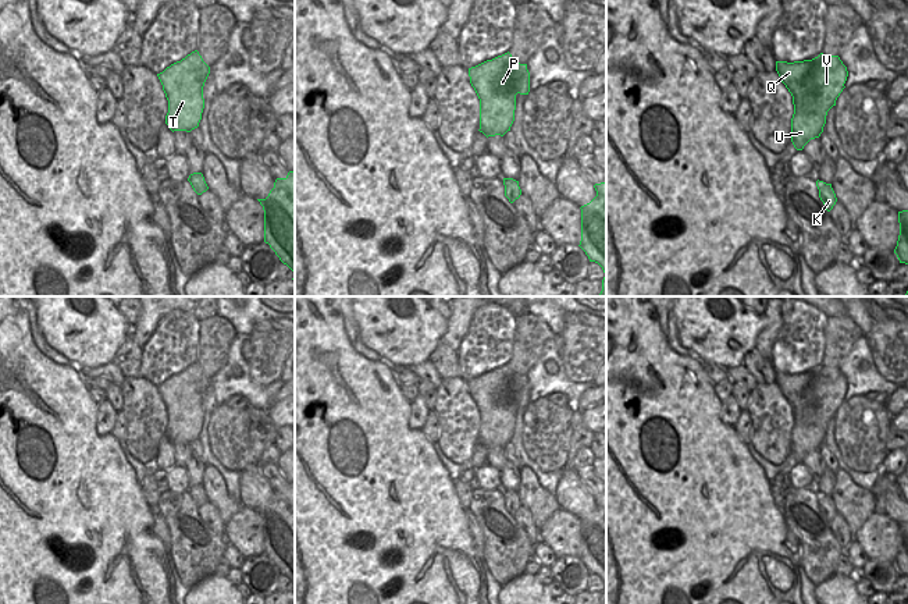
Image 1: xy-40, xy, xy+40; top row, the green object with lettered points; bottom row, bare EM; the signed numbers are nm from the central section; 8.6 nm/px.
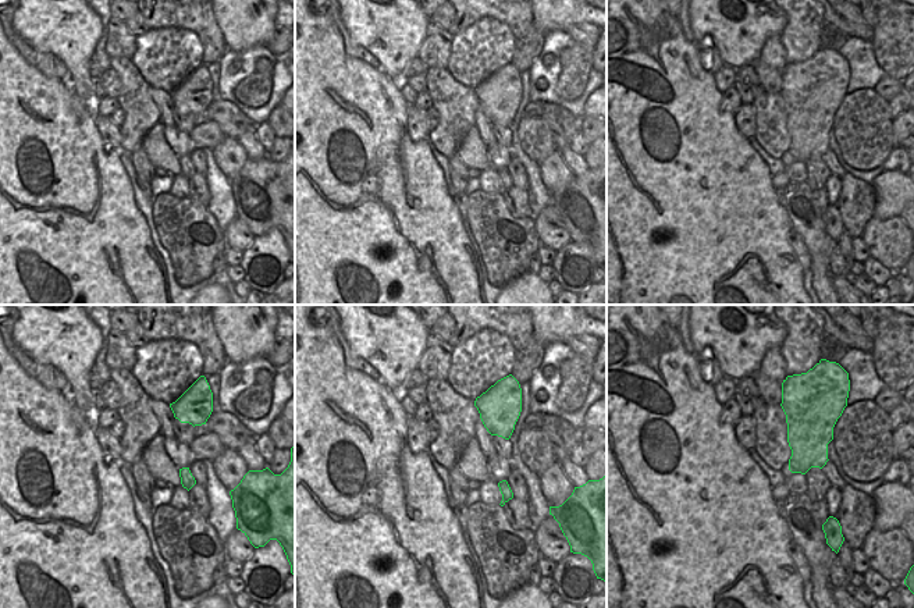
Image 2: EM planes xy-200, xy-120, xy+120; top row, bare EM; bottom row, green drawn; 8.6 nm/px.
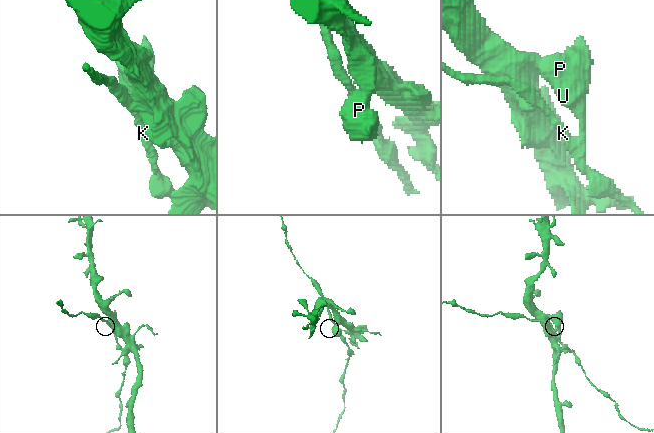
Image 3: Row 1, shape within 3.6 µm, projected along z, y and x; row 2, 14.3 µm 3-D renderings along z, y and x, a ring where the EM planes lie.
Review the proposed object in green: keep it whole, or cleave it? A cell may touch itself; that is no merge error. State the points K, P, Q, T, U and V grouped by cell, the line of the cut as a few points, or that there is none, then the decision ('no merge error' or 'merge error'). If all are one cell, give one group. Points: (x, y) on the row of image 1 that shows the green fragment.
K Q T U V / P | xy (515, 61), (505, 63), (485, 88) | merge error

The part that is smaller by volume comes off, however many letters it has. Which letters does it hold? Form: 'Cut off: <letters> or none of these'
Cut off: K, Q, T, U, V

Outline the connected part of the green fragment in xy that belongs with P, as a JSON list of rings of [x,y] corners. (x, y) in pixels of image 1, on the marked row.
[[[505,64],[498,71],[496,75],[491,78],[491,85],[487,89],[492,89],[498,93],[510,93],[510,71],[513,64]]]

